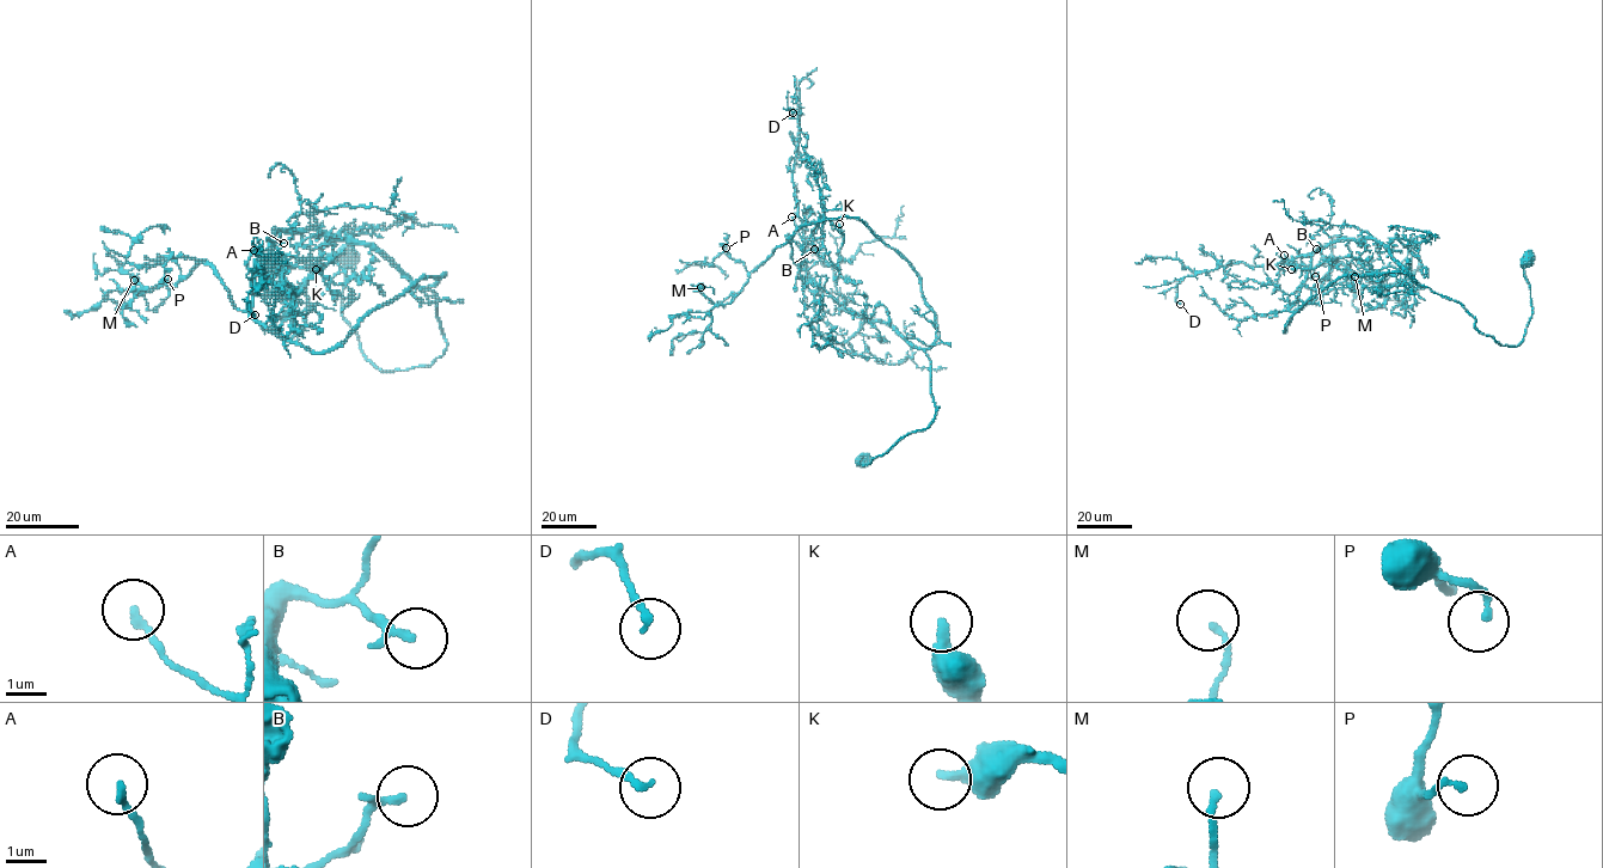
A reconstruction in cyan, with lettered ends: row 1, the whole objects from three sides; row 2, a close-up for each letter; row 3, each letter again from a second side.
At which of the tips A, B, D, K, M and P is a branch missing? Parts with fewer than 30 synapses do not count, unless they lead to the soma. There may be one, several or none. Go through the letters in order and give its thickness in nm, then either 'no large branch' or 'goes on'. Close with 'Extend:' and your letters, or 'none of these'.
A: calibre 180 nm; no large branch
B: calibre 200 nm; goes on
D: calibre 180 nm; no large branch
K: calibre 360 nm; goes on
M: calibre 150 nm; no large branch
P: calibre 160 nm; no large branch
Extend: B, K

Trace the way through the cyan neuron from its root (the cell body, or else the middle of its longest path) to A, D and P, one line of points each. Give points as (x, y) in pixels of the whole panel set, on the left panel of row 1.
A: (348, 257), (362, 353), (440, 358), (436, 295), (369, 246), (276, 230), (280, 273), (254, 250)
D: (348, 257), (341, 315), (362, 353), (383, 371), (440, 358), (436, 295), (318, 230), (270, 234), (255, 315)
P: (348, 257), (362, 353), (440, 358), (444, 274), (324, 352), (207, 264), (171, 257), (167, 279)

